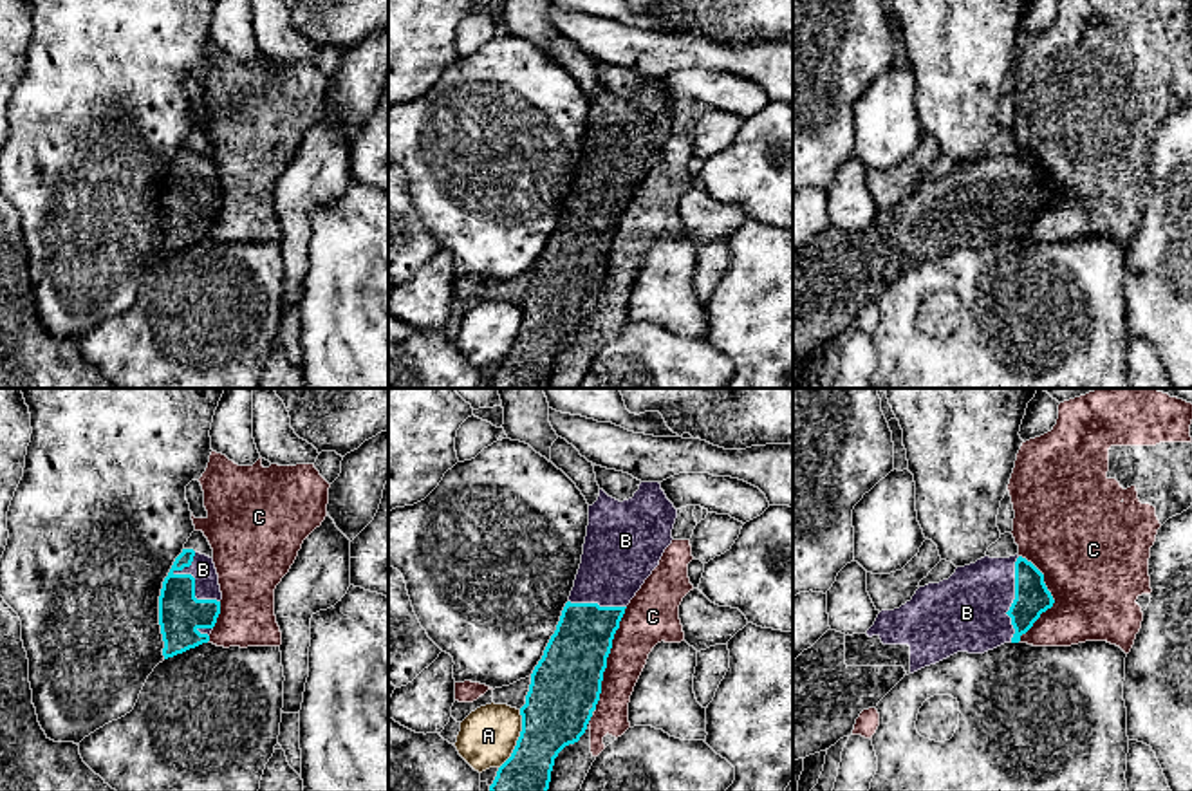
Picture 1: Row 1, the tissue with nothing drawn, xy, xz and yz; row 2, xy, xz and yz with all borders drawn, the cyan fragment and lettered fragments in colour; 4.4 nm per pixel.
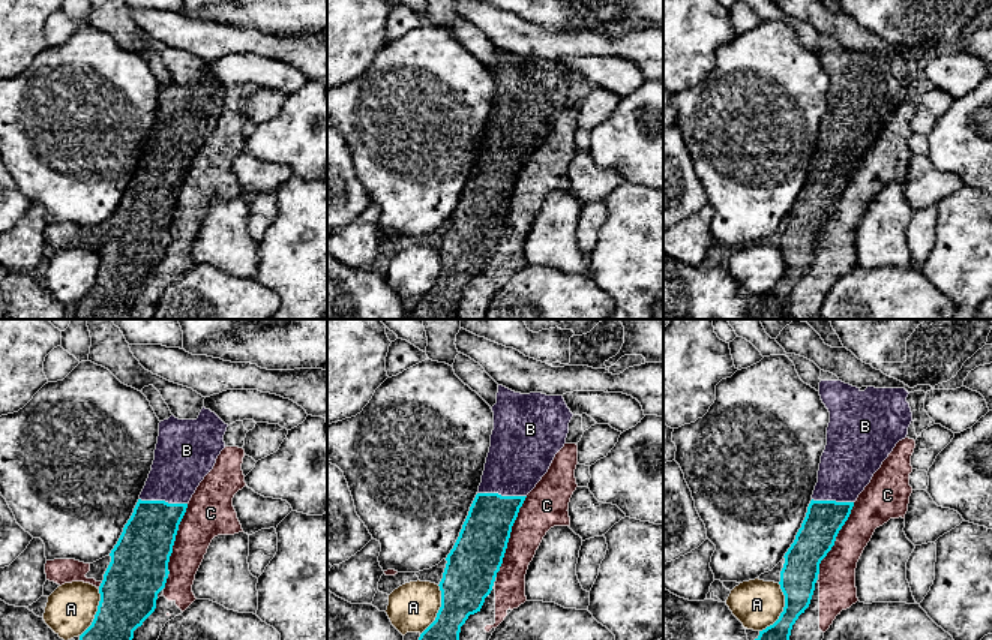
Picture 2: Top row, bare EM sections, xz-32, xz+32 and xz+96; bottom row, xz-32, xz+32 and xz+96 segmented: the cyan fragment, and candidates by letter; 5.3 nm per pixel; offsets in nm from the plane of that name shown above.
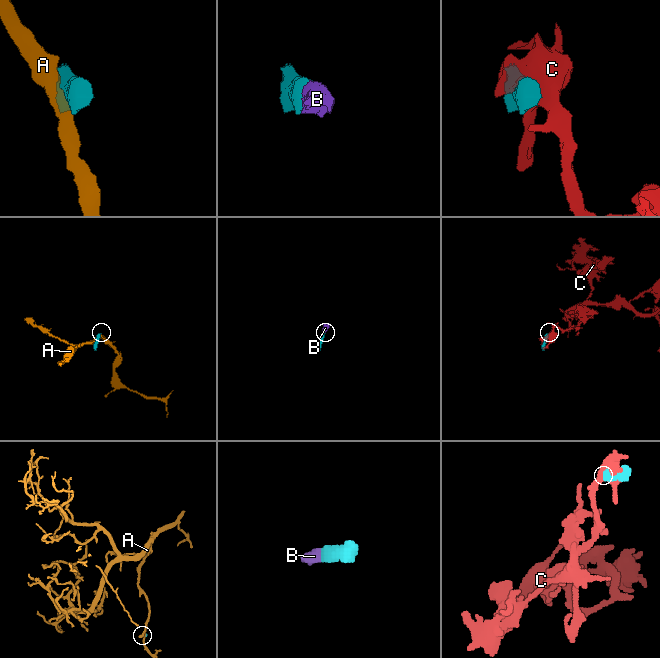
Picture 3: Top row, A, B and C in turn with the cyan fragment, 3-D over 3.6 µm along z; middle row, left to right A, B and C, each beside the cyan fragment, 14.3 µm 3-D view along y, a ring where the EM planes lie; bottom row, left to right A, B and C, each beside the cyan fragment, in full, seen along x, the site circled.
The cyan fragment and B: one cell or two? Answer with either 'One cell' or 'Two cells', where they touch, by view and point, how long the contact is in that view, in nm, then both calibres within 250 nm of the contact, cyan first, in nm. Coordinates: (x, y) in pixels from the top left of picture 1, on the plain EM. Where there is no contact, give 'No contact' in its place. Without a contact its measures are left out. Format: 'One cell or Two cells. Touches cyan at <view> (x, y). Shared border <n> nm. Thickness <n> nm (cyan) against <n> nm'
One cell. Touches cyan at xy (194, 177). Shared border 260 nm. Thickness 190 nm (cyan) against 110 nm

